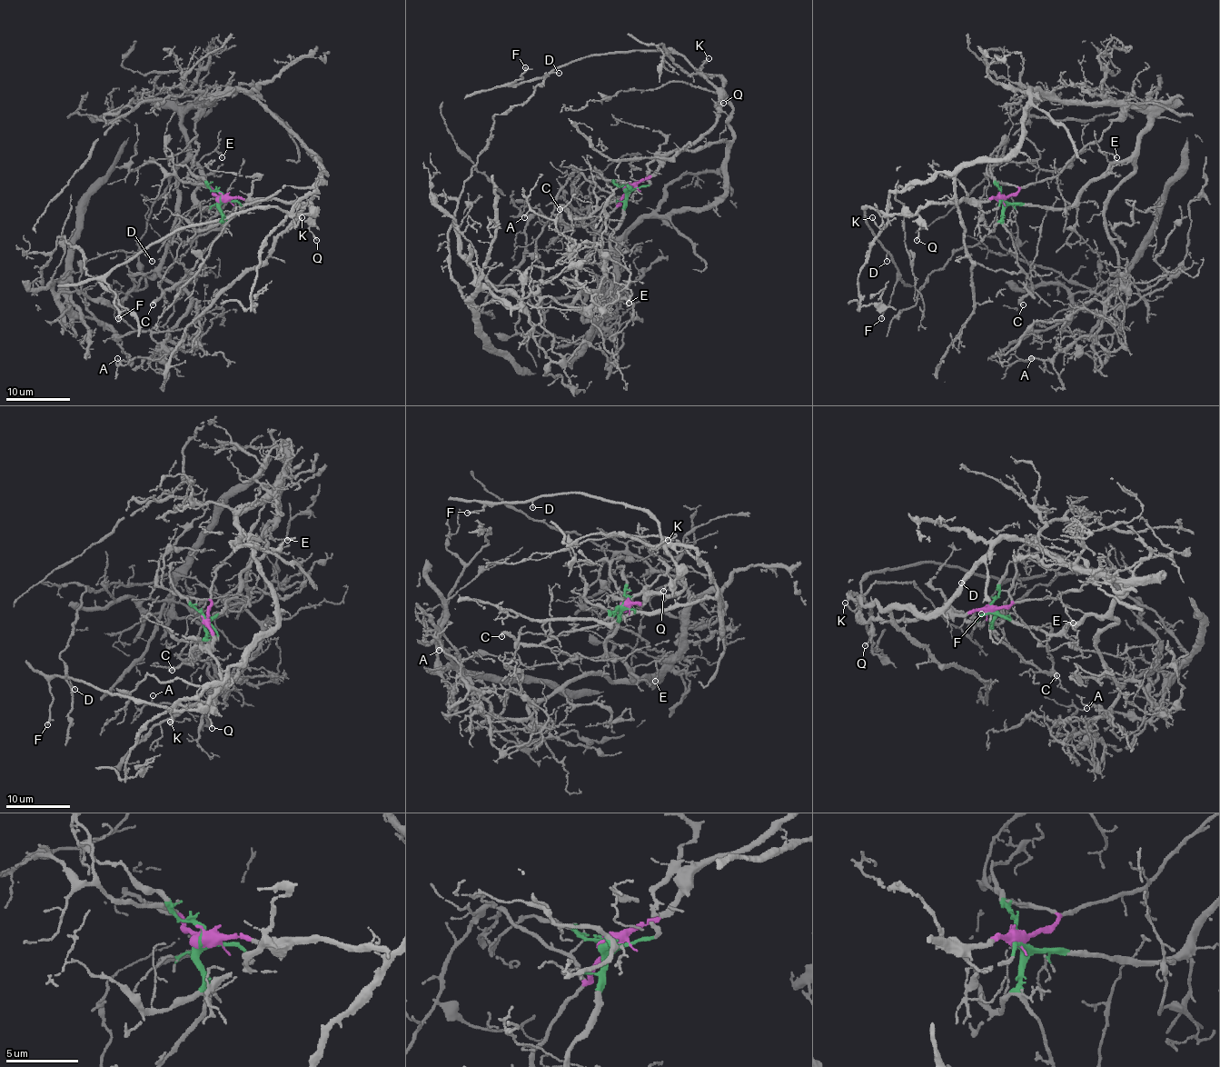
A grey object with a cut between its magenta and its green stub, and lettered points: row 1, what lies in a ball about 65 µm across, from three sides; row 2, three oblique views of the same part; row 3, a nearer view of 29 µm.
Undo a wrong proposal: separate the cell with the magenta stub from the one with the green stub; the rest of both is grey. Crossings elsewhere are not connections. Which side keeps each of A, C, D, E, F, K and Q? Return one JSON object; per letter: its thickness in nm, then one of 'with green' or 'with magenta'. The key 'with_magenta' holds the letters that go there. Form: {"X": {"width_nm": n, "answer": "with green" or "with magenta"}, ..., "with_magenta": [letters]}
{"A": {"width_nm": 100, "answer": "with green"}, "C": {"width_nm": 280, "answer": "with green"}, "D": {"width_nm": 90, "answer": "with magenta"}, "E": {"width_nm": 90, "answer": "with green"}, "F": {"width_nm": 180, "answer": "with magenta"}, "K": {"width_nm": 110, "answer": "with magenta"}, "Q": {"width_nm": 120, "answer": "with magenta"}, "with_magenta": ["D", "F", "K", "Q"]}

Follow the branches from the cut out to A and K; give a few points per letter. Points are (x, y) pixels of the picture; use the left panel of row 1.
A: (221, 199), (203, 208), (203, 173), (179, 166), (160, 273), (189, 311), (162, 359), (117, 359)
K: (221, 199), (311, 204), (311, 214), (294, 214), (292, 223), (296, 226), (301, 218)

